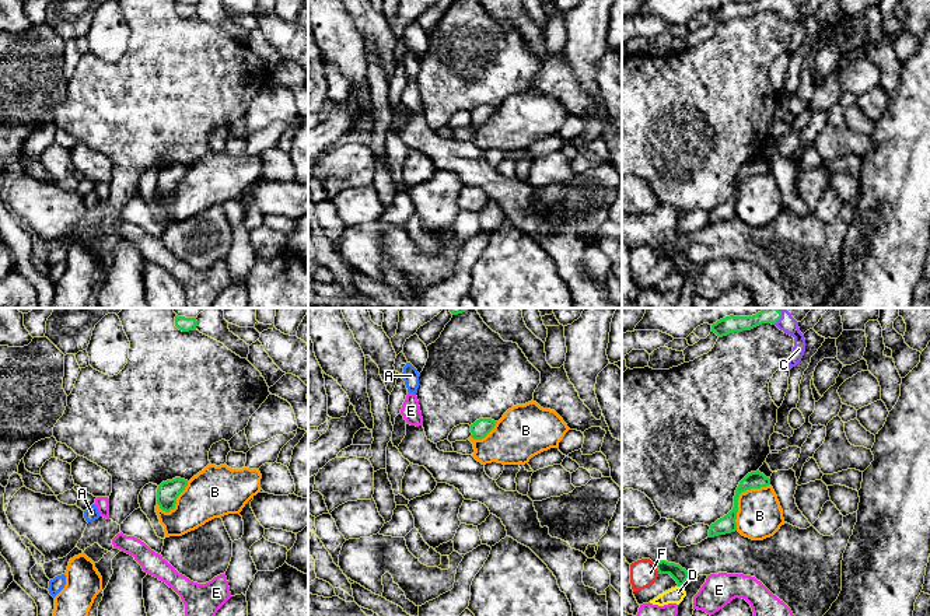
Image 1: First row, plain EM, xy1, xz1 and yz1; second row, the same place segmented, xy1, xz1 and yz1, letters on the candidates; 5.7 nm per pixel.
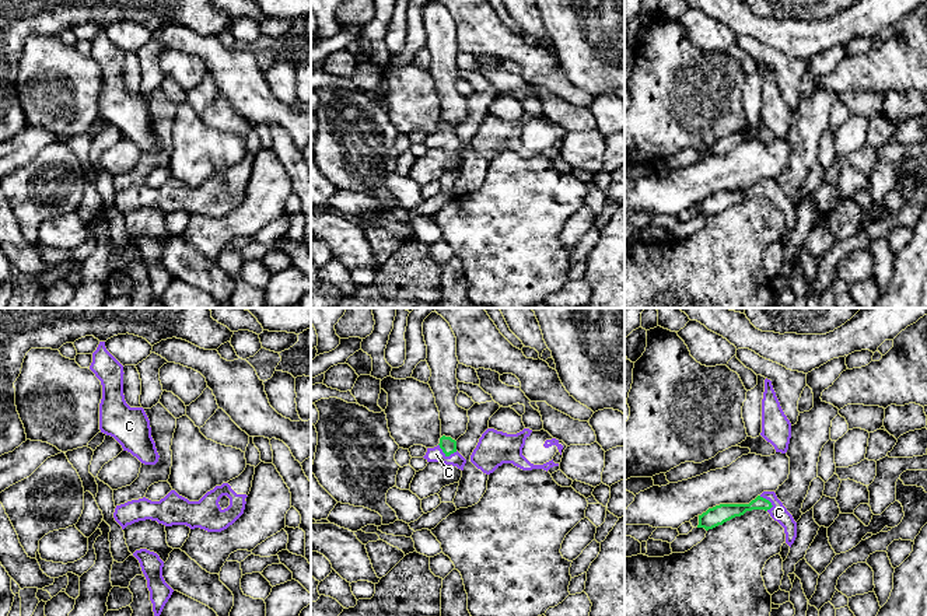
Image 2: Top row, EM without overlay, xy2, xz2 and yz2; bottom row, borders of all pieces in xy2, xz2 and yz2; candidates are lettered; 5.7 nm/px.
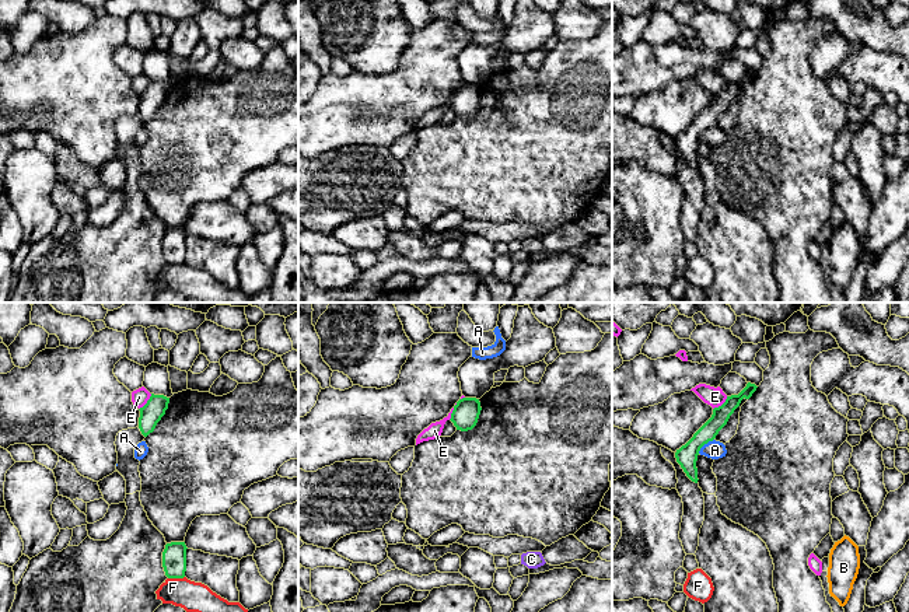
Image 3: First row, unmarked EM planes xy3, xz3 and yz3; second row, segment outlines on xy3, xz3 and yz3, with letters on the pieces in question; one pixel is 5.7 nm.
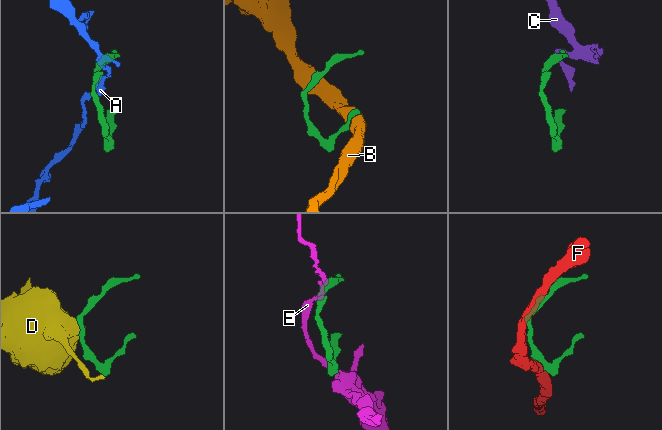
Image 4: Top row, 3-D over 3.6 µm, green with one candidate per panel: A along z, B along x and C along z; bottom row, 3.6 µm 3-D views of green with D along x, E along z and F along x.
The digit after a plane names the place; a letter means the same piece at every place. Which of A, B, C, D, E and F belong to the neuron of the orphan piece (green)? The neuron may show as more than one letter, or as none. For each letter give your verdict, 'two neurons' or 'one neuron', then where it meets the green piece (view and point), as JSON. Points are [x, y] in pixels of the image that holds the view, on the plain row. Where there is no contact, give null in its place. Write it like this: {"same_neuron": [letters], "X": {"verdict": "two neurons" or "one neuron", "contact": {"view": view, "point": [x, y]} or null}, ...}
{"same_neuron": ["C"], "A": {"verdict": "two neurons", "contact": {"view": "yz3", "point": [705, 129]}}, "B": {"verdict": "two neurons", "contact": {"view": "yz1", "point": [738, 182]}}, "C": {"verdict": "one neuron", "contact": {"view": "xz2", "point": [447, 142]}}, "D": {"verdict": "two neurons", "contact": {"view": "yz1", "point": [681, 272]}}, "E": {"verdict": "two neurons", "contact": {"view": "xy3", "point": [147, 88]}}, "F": {"verdict": "two neurons", "contact": {"view": "xy3", "point": [175, 263]}}}

